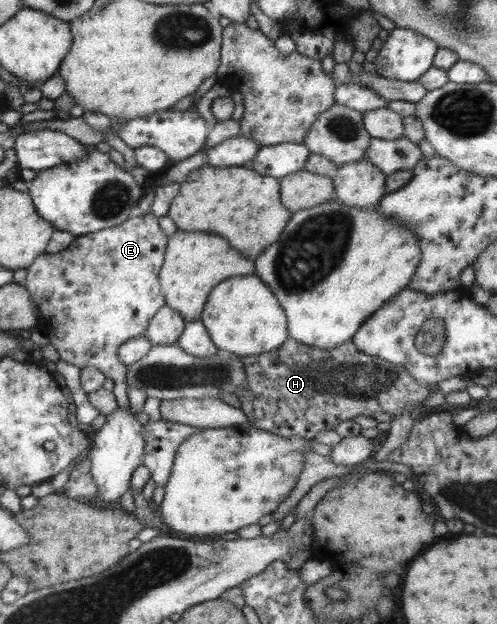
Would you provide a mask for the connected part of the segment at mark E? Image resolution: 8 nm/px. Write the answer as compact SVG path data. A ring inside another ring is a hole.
M135 212L117 226L75 237L71 245L60 252L40 254L26 268L24 285L40 312L37 329L50 338L61 360L80 369L93 366L114 380L117 405L122 409L129 406L125 384L128 366L119 360L117 349L131 338L144 336L151 318L166 304L158 272L164 263L167 244L168 236L159 227L158 216Z

